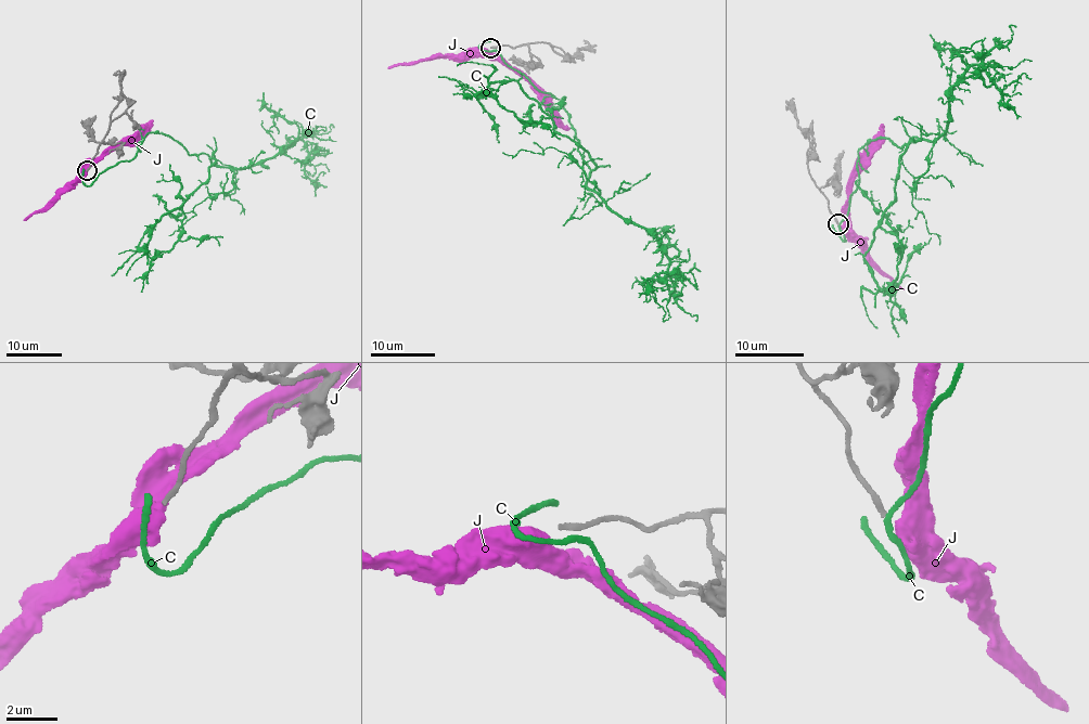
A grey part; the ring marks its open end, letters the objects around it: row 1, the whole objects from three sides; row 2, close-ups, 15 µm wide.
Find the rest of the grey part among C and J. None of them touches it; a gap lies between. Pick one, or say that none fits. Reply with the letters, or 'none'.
none

